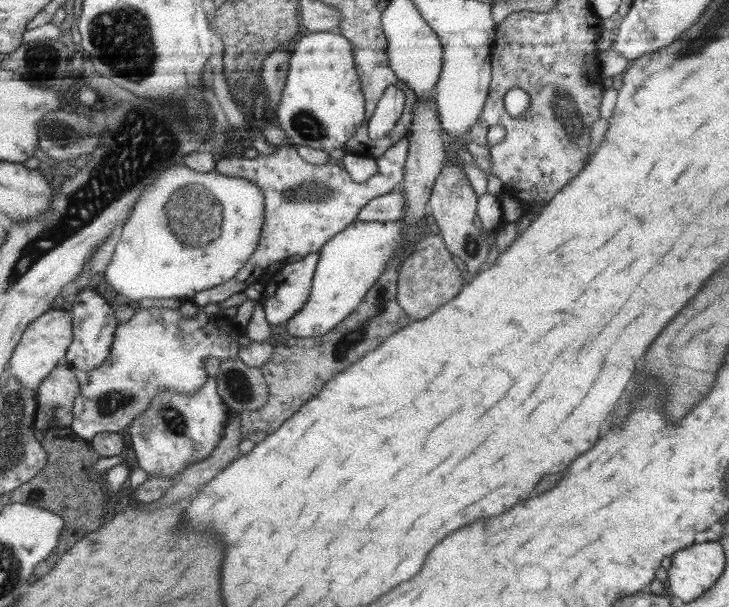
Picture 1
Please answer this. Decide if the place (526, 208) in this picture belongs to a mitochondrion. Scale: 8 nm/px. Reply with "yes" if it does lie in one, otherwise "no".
no

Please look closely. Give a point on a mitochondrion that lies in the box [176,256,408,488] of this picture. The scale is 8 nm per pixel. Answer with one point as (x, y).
(348, 341)

